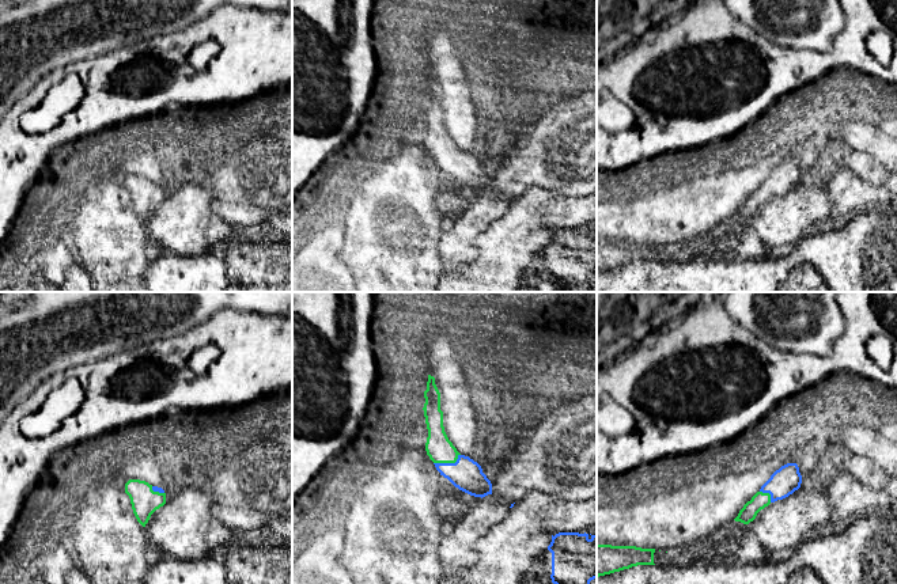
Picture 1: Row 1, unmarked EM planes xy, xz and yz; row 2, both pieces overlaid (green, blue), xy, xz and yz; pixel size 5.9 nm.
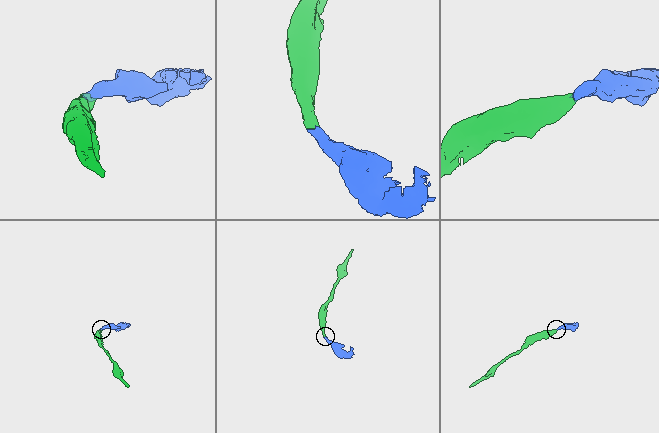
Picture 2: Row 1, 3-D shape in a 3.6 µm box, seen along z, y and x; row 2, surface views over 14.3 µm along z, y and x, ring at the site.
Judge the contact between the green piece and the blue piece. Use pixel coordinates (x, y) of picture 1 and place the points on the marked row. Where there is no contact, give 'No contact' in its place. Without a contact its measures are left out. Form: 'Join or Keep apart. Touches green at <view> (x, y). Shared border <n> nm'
Join. Touches green at xz (447, 462). Shared border 170 nm

